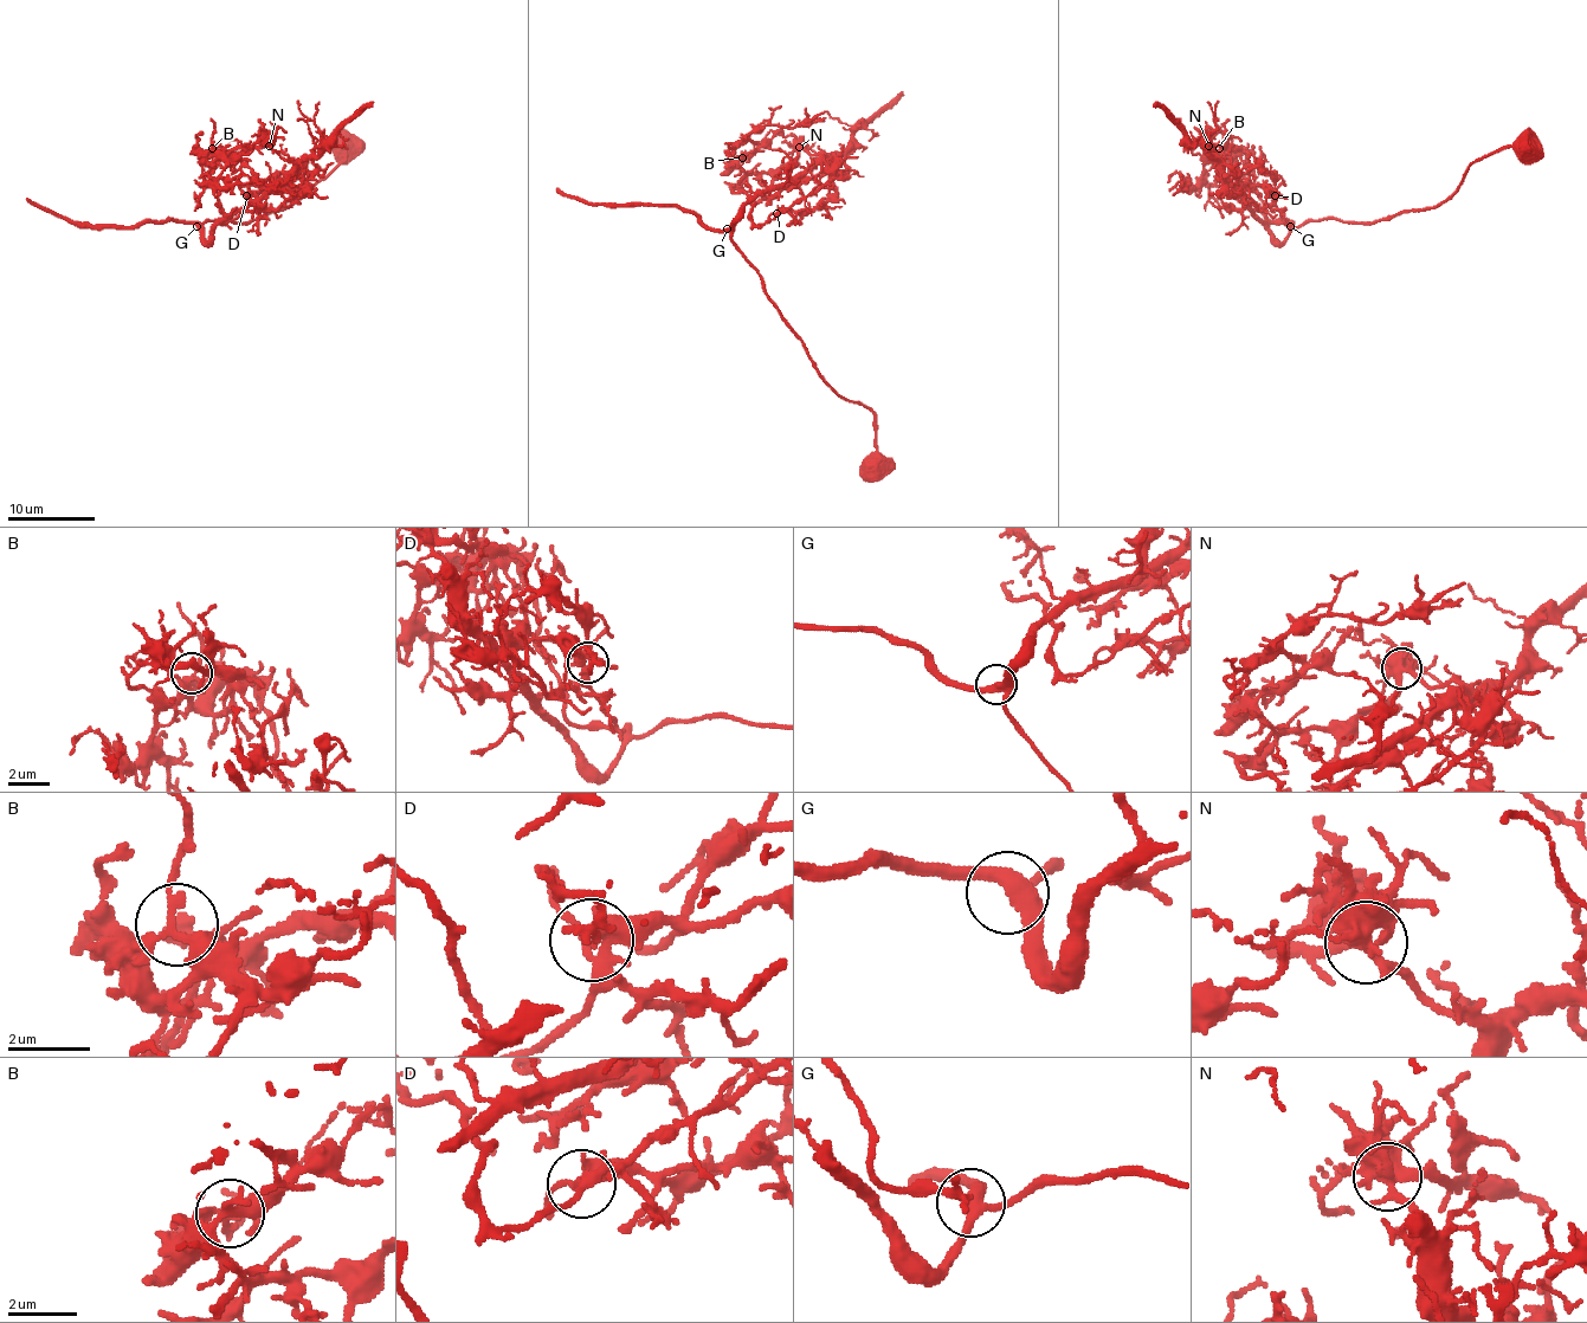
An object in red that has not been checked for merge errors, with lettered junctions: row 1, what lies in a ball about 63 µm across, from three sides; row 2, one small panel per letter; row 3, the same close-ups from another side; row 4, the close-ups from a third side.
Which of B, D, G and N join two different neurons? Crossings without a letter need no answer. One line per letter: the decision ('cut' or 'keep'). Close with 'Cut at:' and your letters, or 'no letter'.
B: keep
D: keep
G: keep
N: cut
Cut at: N

